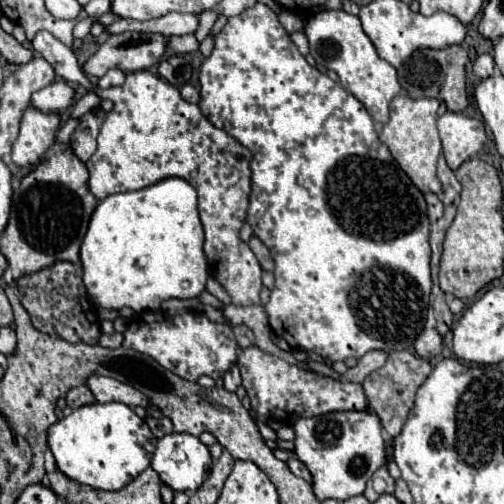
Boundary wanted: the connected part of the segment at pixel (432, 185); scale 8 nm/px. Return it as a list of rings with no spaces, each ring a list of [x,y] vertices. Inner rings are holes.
[[[398,94],[390,102],[390,120],[384,124],[380,132],[380,140],[390,148],[390,154],[394,160],[400,164],[400,168],[410,176],[414,186],[422,194],[442,192],[442,184],[436,178],[436,162],[442,150],[440,136],[436,130],[436,120],[438,120],[438,108],[440,102],[434,98],[422,98],[422,100],[412,100],[408,94]]]

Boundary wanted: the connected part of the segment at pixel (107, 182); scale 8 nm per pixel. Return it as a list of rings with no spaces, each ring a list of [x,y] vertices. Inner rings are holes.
[[[42,30],[34,38],[32,46],[54,66],[54,70],[58,64],[58,74],[62,78],[76,80],[78,84],[86,86],[88,92],[112,100],[114,104],[100,126],[98,150],[86,162],[90,172],[90,192],[98,200],[104,200],[110,194],[142,190],[170,176],[184,178],[198,192],[200,220],[206,232],[204,252],[210,264],[210,274],[226,288],[232,304],[260,304],[262,268],[250,246],[240,240],[240,228],[244,226],[252,194],[252,152],[236,142],[230,134],[210,124],[196,104],[184,102],[178,88],[164,82],[160,76],[154,76],[146,70],[132,72],[126,76],[122,86],[100,90],[86,80],[84,72],[76,64],[74,54],[60,52],[58,48],[62,46],[56,42],[58,40],[52,34]],[[66,58],[70,58],[70,62]]]

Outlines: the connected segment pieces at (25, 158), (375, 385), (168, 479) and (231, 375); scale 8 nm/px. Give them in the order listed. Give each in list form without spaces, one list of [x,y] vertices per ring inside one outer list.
[[[28,106],[28,110],[22,116],[20,136],[12,146],[12,160],[18,166],[36,164],[52,146],[58,128],[60,128],[60,114],[56,112],[46,114],[34,106]]]
[[[400,350],[400,352],[390,352],[388,360],[382,368],[374,370],[374,374],[370,374],[362,386],[366,390],[366,396],[370,400],[372,410],[378,414],[382,428],[386,430],[388,436],[396,438],[404,426],[404,420],[414,404],[414,394],[420,388],[420,384],[428,378],[430,374],[430,364],[424,358],[418,358],[414,354],[410,354],[408,350]]]
[[[172,432],[172,434],[166,434],[164,438],[158,440],[156,452],[152,456],[152,468],[158,472],[160,480],[166,486],[170,486],[174,492],[194,492],[210,476],[212,456],[208,452],[208,446],[204,446],[198,436]]]
[[[234,364],[234,366],[224,374],[224,388],[226,388],[226,390],[230,390],[230,392],[234,392],[240,384],[242,384],[240,370],[238,370],[238,366]]]

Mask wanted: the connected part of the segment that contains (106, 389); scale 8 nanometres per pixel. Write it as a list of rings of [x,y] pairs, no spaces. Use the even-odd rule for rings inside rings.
[[[90,376],[86,384],[92,390],[92,394],[96,396],[96,400],[102,404],[104,402],[122,402],[130,408],[136,408],[136,406],[148,408],[152,404],[150,398],[146,398],[140,390],[134,390],[130,384],[118,382],[108,376]]]

